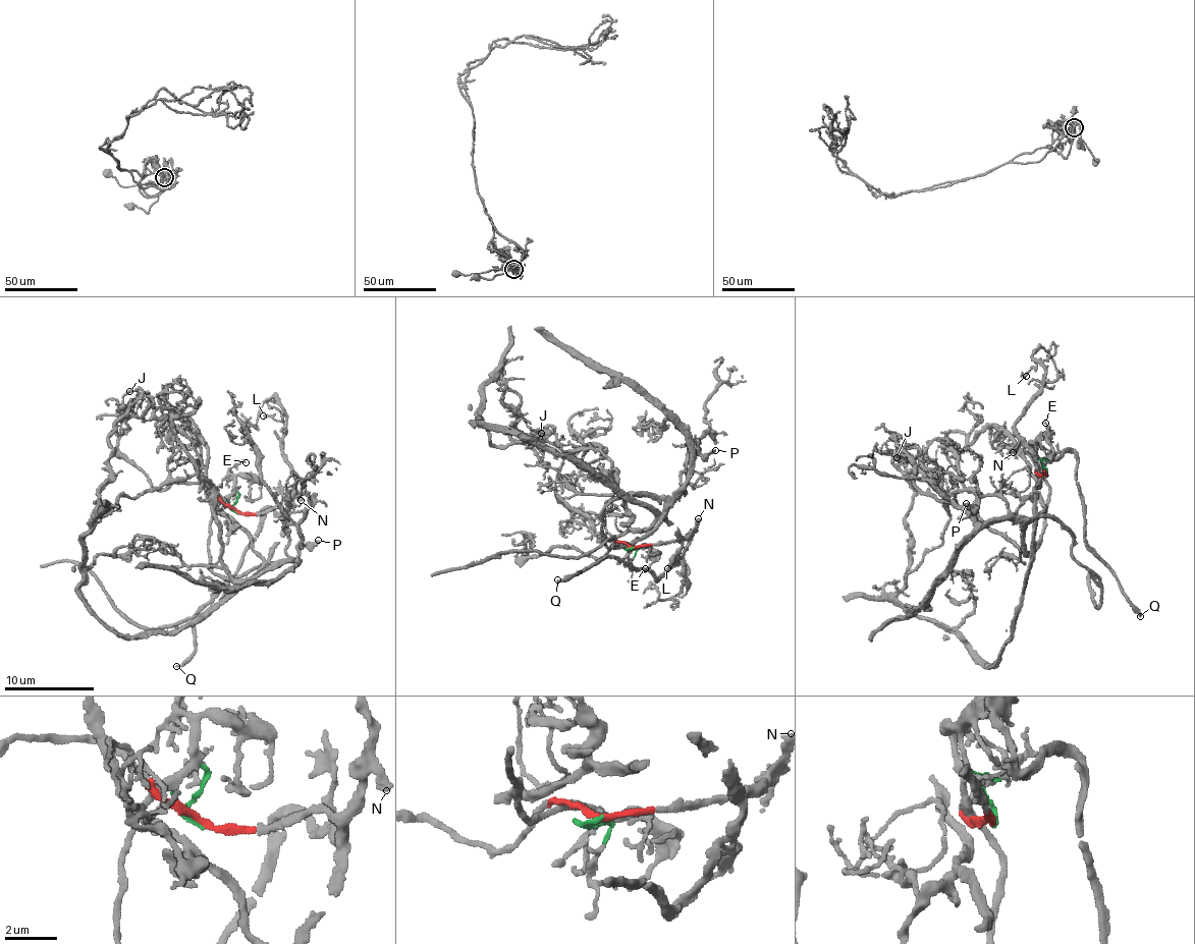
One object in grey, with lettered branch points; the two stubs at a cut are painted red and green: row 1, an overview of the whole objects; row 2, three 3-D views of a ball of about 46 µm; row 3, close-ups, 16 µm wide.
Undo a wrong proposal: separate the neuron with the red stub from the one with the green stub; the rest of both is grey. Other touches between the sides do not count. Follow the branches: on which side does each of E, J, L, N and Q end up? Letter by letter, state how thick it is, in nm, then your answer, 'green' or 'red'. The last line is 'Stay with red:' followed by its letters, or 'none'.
E: 130 nm | green
J: 170 nm | red
L: 180 nm | red
N: 240 nm | red
Q: 280 nm | red
Stay with red: J, L, N, Q

